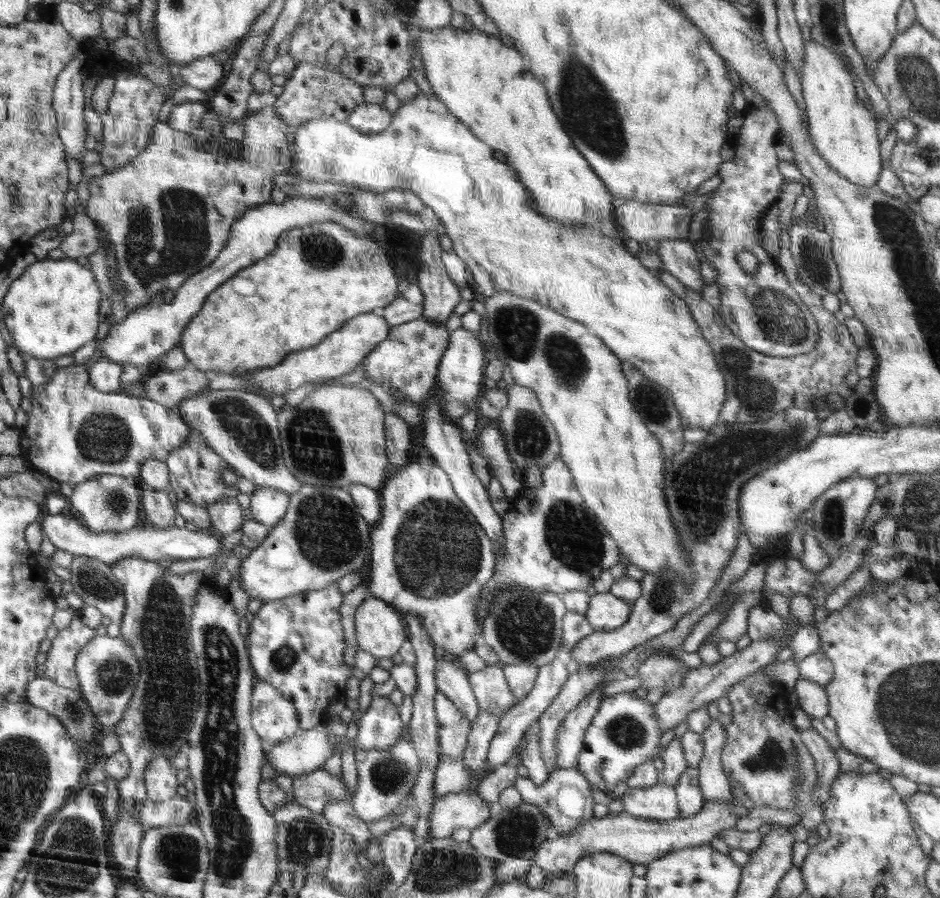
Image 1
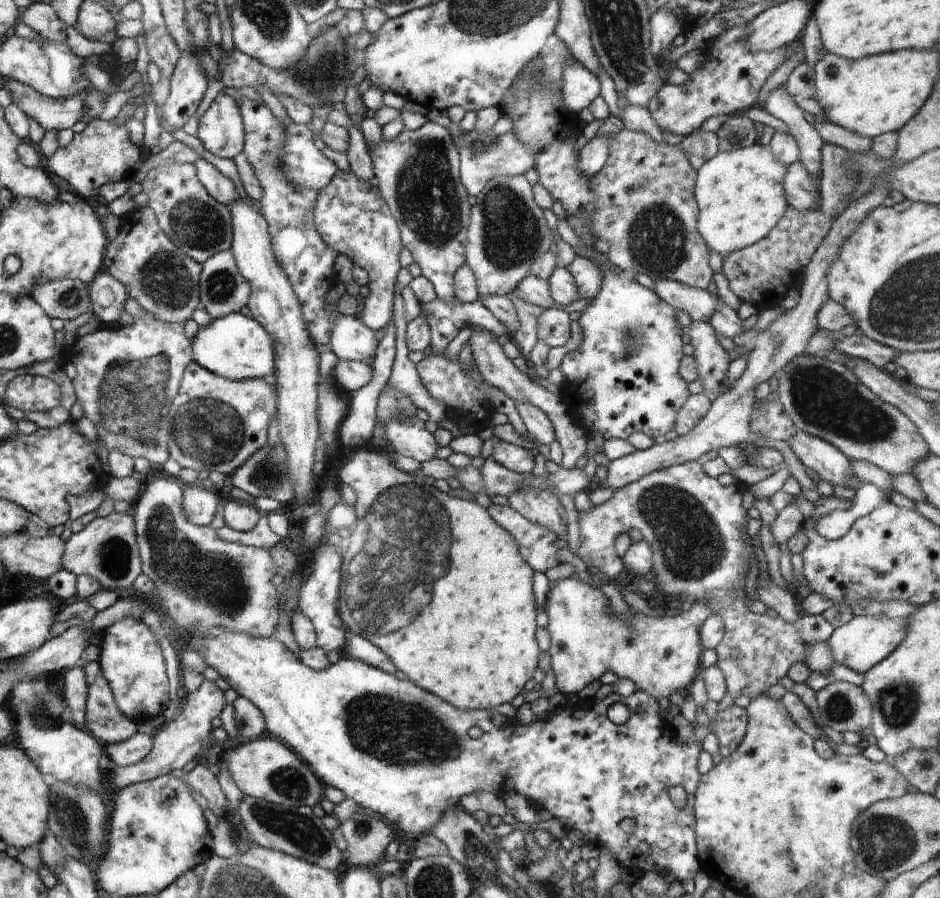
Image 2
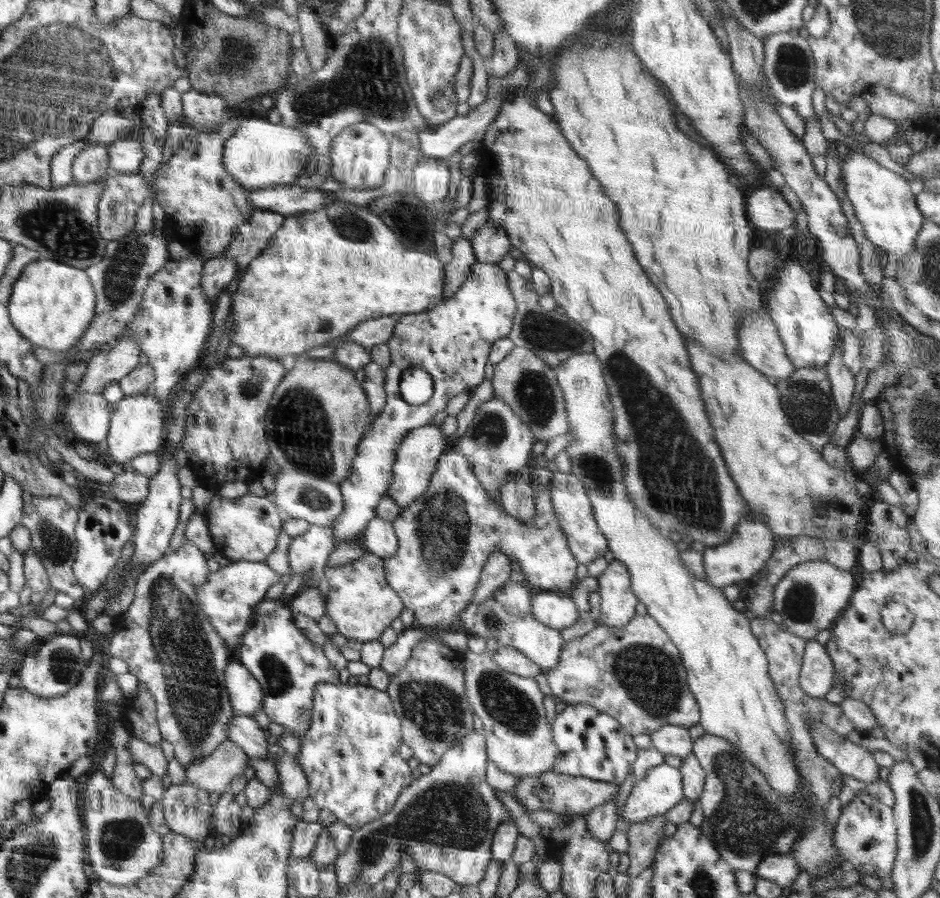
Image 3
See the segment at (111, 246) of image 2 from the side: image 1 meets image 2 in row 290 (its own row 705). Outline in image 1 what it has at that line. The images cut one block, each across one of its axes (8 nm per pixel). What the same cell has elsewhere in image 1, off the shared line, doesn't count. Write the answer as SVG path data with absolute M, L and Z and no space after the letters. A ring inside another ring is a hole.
M129 556L111 565L112 575L120 582L125 596L125 611L120 622L120 635L132 646L141 664L141 673L134 686L134 692L128 706L122 714L122 719L115 724L112 733L118 736L121 750L127 754L130 770L126 778L118 781L120 791L118 800L118 820L112 827L111 847L114 866L118 877L122 880L135 880L138 875L139 848L143 840L143 828L137 820L137 806L146 802L147 789L144 774L148 763L156 757L163 756L173 759L180 748L186 744L189 730L199 710L201 695L198 667L192 641L189 635L191 629L192 607L195 596L208 576L208 573L188 572L184 576L170 574L155 560Z

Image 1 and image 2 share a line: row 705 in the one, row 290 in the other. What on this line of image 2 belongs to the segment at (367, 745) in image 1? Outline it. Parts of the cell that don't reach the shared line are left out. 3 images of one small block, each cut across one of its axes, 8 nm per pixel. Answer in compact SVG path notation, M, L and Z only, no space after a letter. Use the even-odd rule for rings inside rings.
M337 170L324 188L318 191L316 204L314 204L313 220L316 224L316 230L322 237L322 240L336 252L337 255L345 254L368 272L369 295L361 300L364 304L364 310L358 317L370 330L380 330L392 321L394 310L394 294L400 286L398 282L398 272L400 272L400 249L403 247L401 241L401 232L398 228L396 219L384 202L377 186L370 186L368 182L360 180L352 170Z

